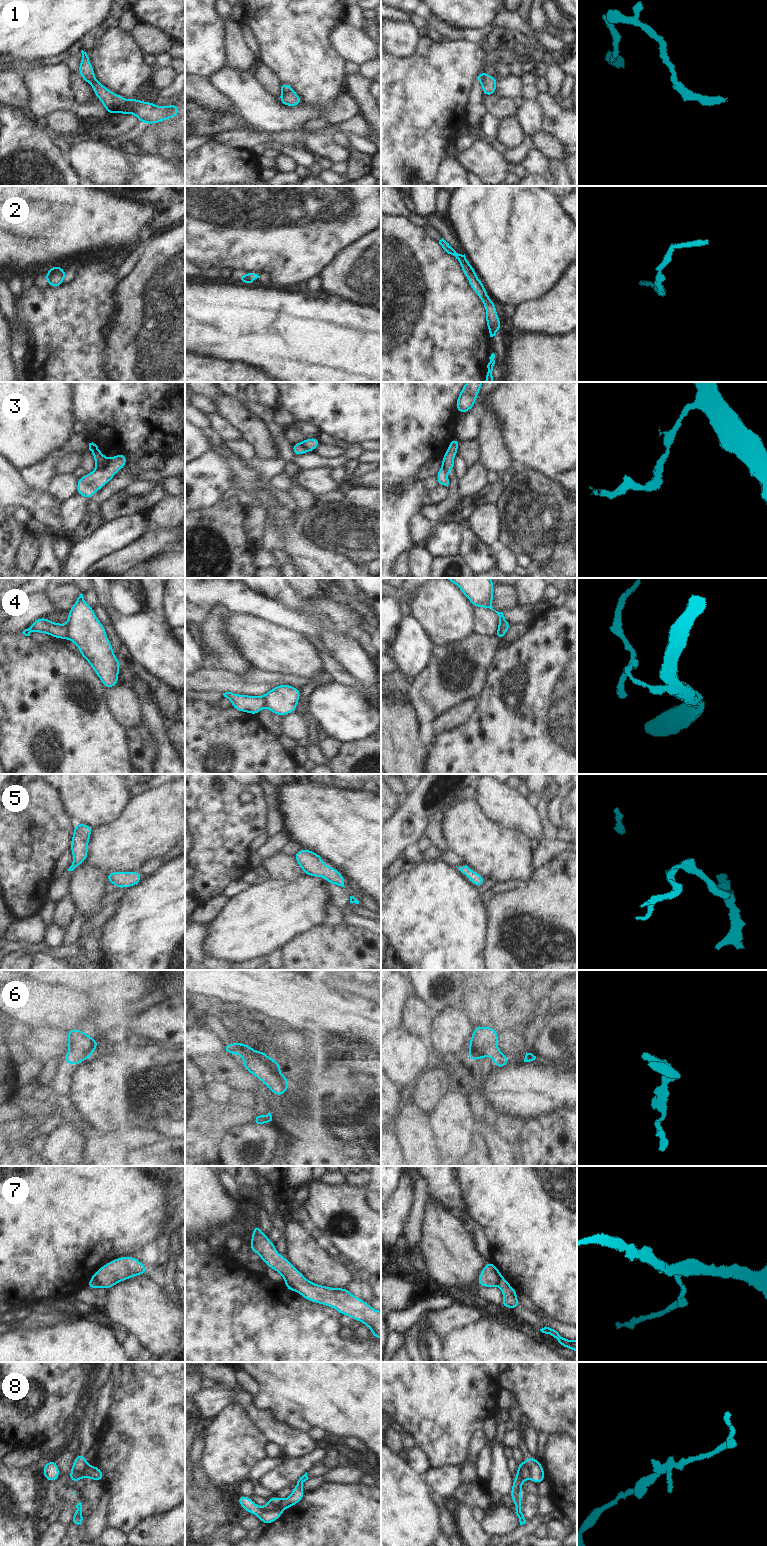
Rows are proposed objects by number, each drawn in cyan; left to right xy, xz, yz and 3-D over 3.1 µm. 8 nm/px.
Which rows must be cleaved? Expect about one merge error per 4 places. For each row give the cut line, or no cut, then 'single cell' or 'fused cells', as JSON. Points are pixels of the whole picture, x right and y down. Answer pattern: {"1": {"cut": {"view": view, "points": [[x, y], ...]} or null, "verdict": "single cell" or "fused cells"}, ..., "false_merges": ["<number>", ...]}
{"1": {"cut": {"view": "xz", "points": [[292, 89], [282, 93]]}, "verdict": "fused cells"}, "2": {"cut": null, "verdict": "single cell"}, "3": {"cut": {"view": "xy", "points": [[108, 459], [107, 464], [102, 469], [96, 469]]}, "verdict": "fused cells"}, "4": {"cut": {"view": "xy", "points": [[66, 624], [67, 638]]}, "verdict": "fused cells"}, "5": {"cut": null, "verdict": "single cell"}, "6": {"cut": null, "verdict": "single cell"}, "7": {"cut": {"view": "xy", "points": [[91, 1277], [100, 1286]]}, "verdict": "fused cells"}, "8": {"cut": {"view": "yz", "points": [[528, 1466], [522, 1471], [522, 1480]]}, "verdict": "fused cells"}, "false_merges": ["1", "3", "4", "7", "8"]}

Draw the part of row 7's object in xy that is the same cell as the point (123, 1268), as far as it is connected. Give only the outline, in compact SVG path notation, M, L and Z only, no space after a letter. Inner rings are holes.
M124 1256L111 1260L100 1267L91 1278L95 1279L100 1287L109 1290L119 1282L134 1276L148 1274L147 1268L138 1259L132 1256Z

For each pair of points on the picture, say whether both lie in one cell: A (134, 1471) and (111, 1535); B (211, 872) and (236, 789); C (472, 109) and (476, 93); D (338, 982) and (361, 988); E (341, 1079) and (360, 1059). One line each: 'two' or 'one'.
A: two
B: one
C: one
D: one
E: one

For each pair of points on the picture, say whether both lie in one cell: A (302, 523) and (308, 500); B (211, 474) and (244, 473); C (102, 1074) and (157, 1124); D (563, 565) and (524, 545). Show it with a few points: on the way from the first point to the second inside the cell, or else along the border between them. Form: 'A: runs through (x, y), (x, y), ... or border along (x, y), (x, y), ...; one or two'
A: border along (322, 502), (301, 511); two
B: border along (217, 454), (231, 471), (232, 488); two
C: runs through (117, 1089), (130, 1102), (131, 1107), (142, 1109); one
D: border along (561, 537), (557, 542), (555, 552), (546, 560); two

